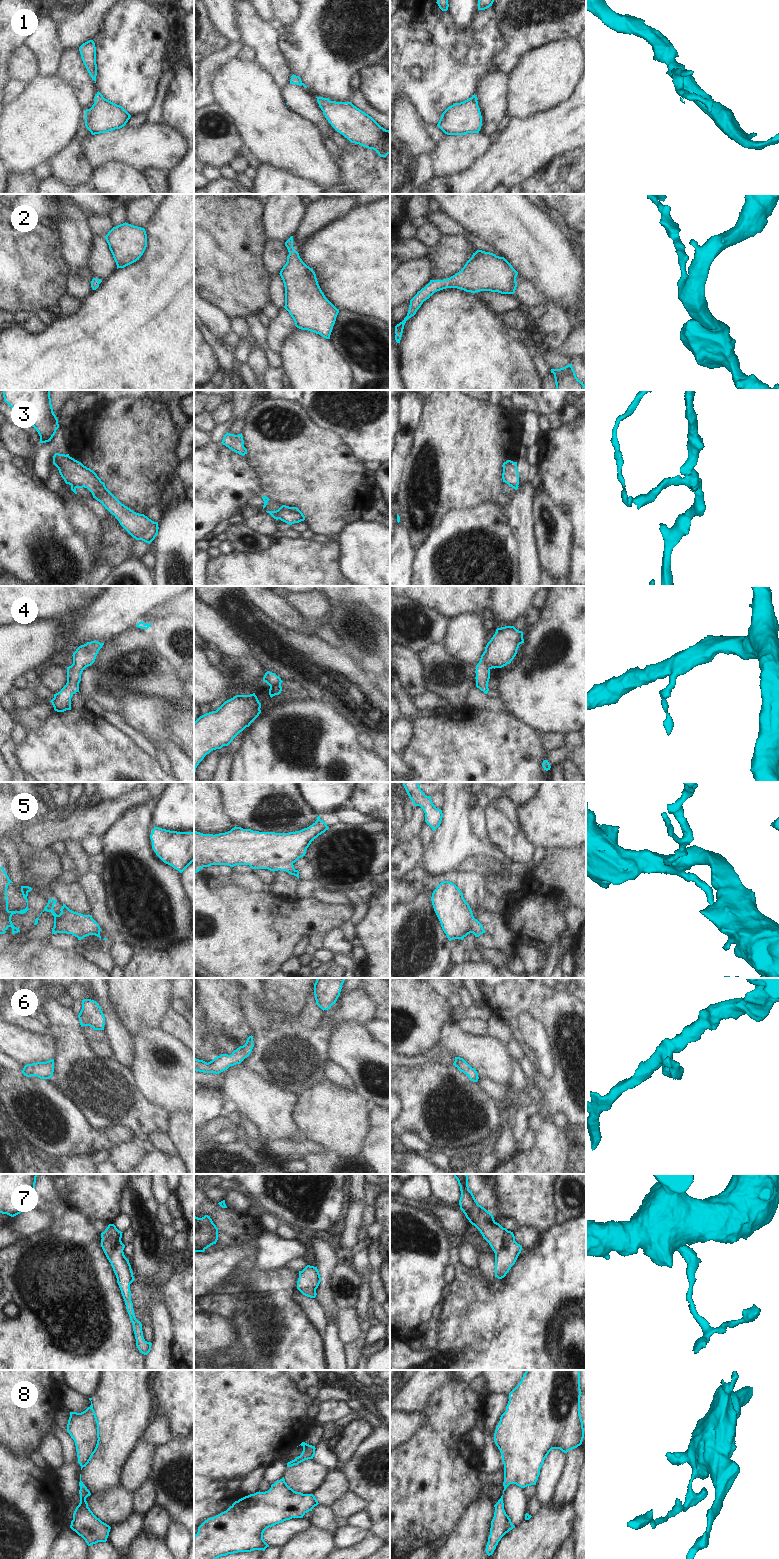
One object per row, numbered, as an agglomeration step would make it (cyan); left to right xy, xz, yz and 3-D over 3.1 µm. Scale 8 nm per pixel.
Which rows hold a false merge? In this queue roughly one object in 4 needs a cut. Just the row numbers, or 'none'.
1, 3

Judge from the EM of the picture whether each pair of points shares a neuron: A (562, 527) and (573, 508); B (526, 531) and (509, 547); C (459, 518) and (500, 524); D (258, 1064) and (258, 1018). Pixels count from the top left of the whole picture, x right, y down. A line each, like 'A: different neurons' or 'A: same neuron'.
A: different neurons
B: different neurons
C: same neuron
D: same neuron

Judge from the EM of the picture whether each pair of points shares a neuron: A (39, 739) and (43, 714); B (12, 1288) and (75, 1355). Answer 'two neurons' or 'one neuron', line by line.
A: two neurons
B: one neuron

